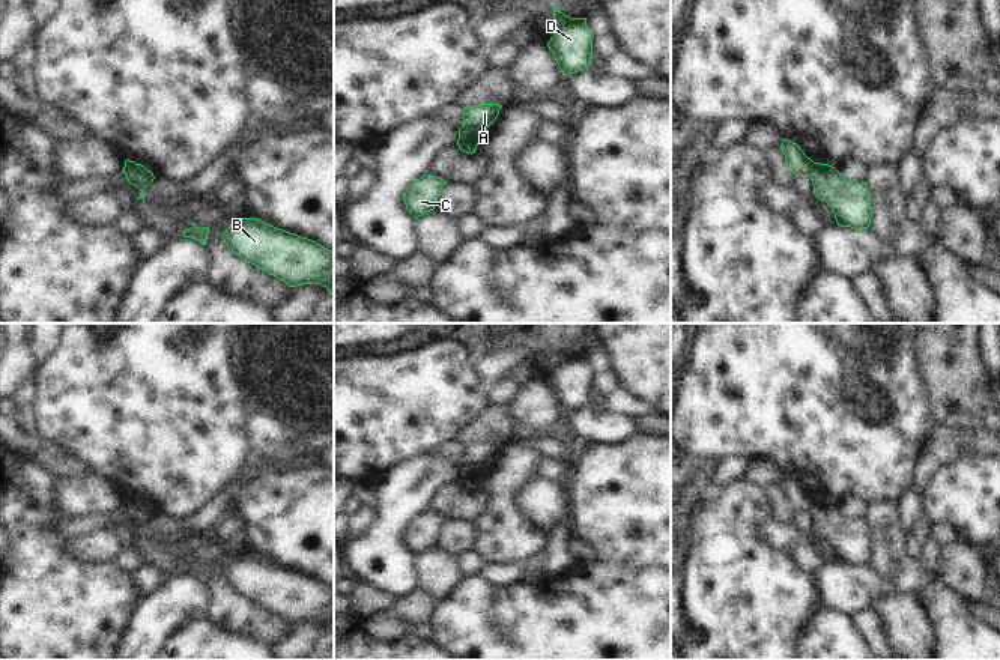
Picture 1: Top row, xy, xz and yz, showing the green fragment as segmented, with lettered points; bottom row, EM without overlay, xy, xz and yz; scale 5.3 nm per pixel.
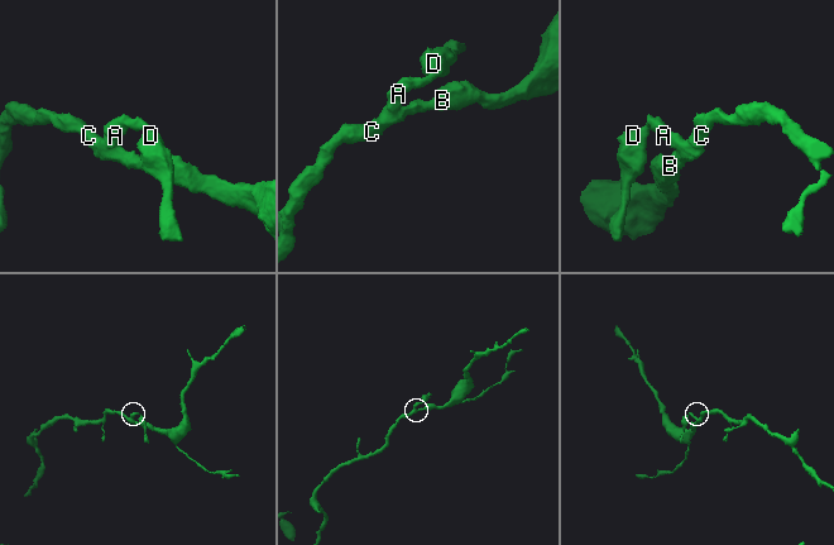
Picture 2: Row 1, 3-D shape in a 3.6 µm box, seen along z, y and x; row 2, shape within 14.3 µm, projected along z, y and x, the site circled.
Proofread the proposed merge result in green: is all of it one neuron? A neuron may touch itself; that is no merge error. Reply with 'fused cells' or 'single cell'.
fused cells

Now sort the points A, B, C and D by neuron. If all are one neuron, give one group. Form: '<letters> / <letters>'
A D / B C

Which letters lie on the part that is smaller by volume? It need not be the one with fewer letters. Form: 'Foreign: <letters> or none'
Foreign: A, D.

